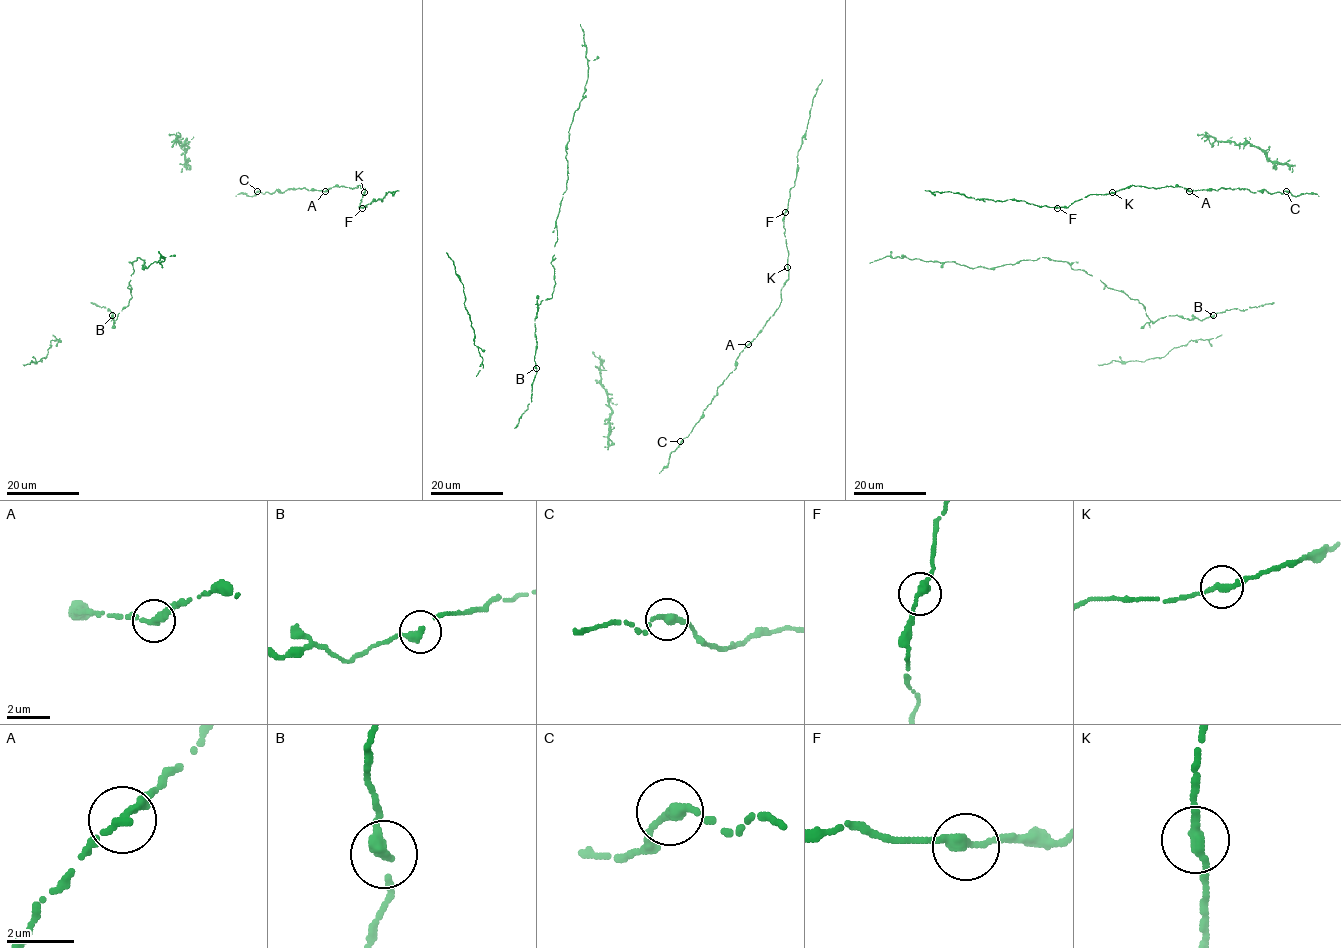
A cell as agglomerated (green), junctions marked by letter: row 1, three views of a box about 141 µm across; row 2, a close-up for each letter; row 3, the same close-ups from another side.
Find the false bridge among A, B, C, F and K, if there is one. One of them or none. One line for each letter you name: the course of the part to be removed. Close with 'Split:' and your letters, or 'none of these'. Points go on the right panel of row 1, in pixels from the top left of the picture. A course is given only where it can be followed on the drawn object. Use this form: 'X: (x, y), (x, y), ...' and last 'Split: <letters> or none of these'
Split: none of these

